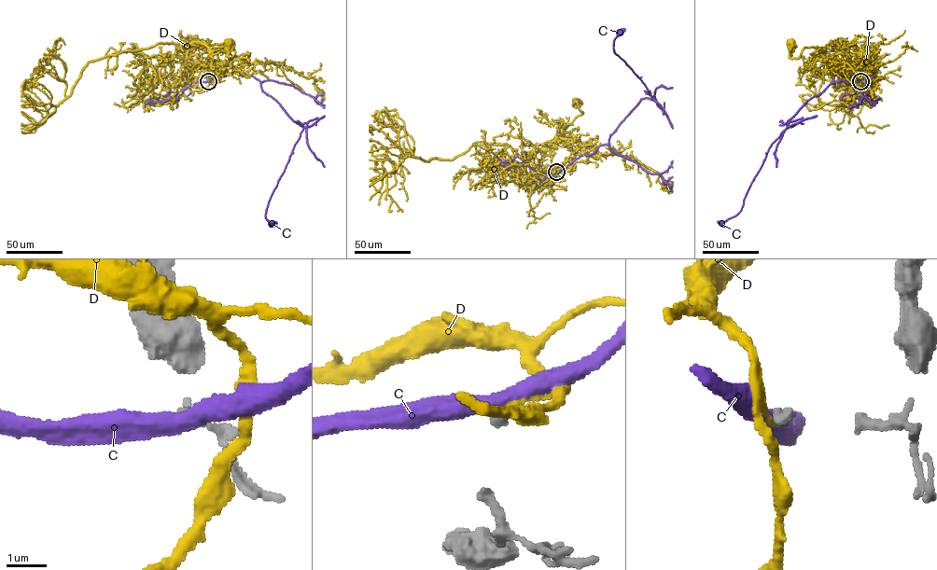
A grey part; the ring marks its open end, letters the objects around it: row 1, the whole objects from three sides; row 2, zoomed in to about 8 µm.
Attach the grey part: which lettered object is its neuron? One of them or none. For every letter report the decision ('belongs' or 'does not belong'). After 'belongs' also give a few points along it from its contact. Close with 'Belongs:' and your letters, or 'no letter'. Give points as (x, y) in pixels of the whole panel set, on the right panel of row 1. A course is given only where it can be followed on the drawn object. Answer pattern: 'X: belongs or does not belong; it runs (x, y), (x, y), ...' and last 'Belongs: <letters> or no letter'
C: does not belong
D: does not belong
Belongs: no letter

